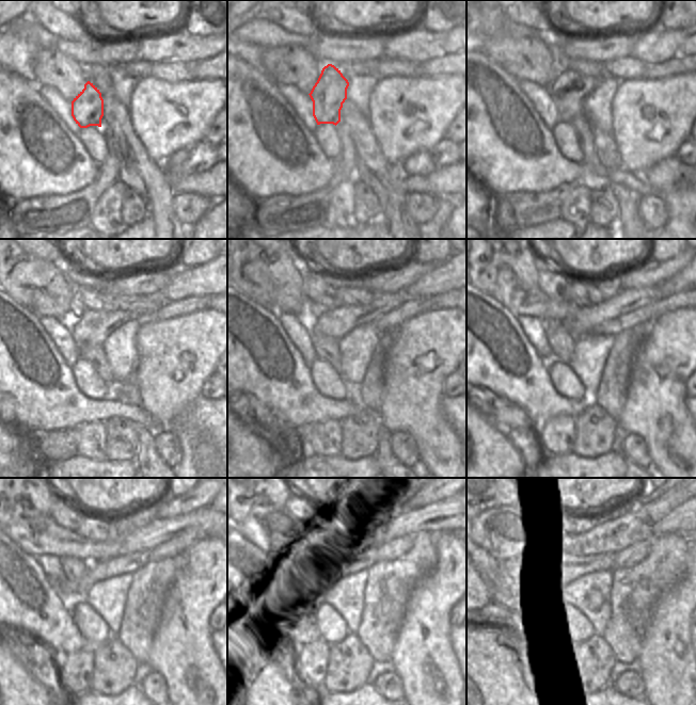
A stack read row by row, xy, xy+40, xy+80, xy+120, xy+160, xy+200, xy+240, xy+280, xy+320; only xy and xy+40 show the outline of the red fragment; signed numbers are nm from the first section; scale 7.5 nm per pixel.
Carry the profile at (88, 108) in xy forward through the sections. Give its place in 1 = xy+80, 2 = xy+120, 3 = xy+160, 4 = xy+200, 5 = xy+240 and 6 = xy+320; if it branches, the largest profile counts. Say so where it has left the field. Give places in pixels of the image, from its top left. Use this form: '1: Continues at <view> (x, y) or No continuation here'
1: Continues at xy+80 (568, 91)
2: Continues at xy+120 (93, 327)
3: Continues at xy+160 (336, 323)
4: Continues at xy+200 (582, 323)
5: Continues at xy+240 (158, 531)
6: Continues at xy+320 (683, 519)

